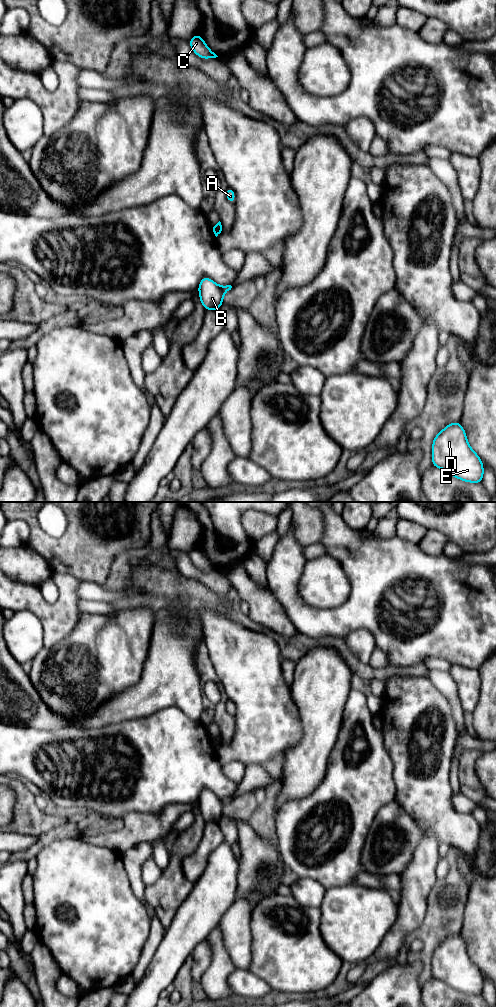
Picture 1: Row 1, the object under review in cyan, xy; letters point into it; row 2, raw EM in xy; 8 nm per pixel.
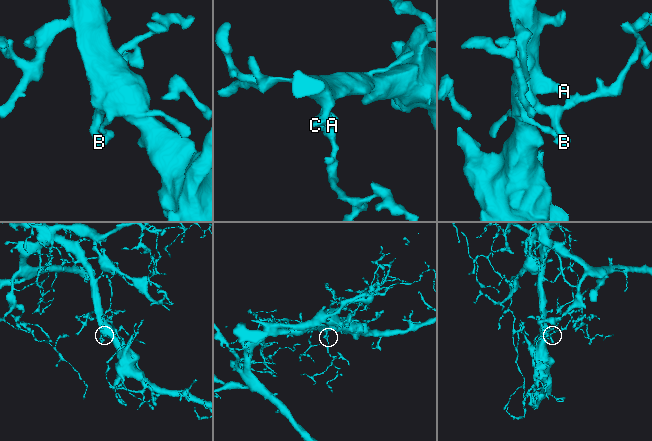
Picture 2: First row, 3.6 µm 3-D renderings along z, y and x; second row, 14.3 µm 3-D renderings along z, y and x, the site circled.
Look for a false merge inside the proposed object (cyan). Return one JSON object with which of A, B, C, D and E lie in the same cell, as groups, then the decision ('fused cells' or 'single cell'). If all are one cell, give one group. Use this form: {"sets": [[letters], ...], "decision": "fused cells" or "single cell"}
{"sets": [["A", "C", "D", "E"], ["B"]], "decision": "fused cells"}

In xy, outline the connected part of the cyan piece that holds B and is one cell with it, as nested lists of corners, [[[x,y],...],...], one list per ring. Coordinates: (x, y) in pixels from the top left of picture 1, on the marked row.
[[[204,277],[198,286],[199,297],[205,310],[218,310],[223,304],[223,292],[221,286],[212,279]]]

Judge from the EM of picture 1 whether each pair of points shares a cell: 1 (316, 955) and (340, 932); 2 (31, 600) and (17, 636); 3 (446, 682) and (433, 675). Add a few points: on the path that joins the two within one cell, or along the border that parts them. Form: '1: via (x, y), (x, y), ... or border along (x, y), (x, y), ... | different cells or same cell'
1: border along (320, 922), (320, 935), (324, 943), (342, 962) | different cells
2: border along (15, 610), (31, 611), (42, 628) | different cells
3: via (443, 681), (436, 676) | same cell

